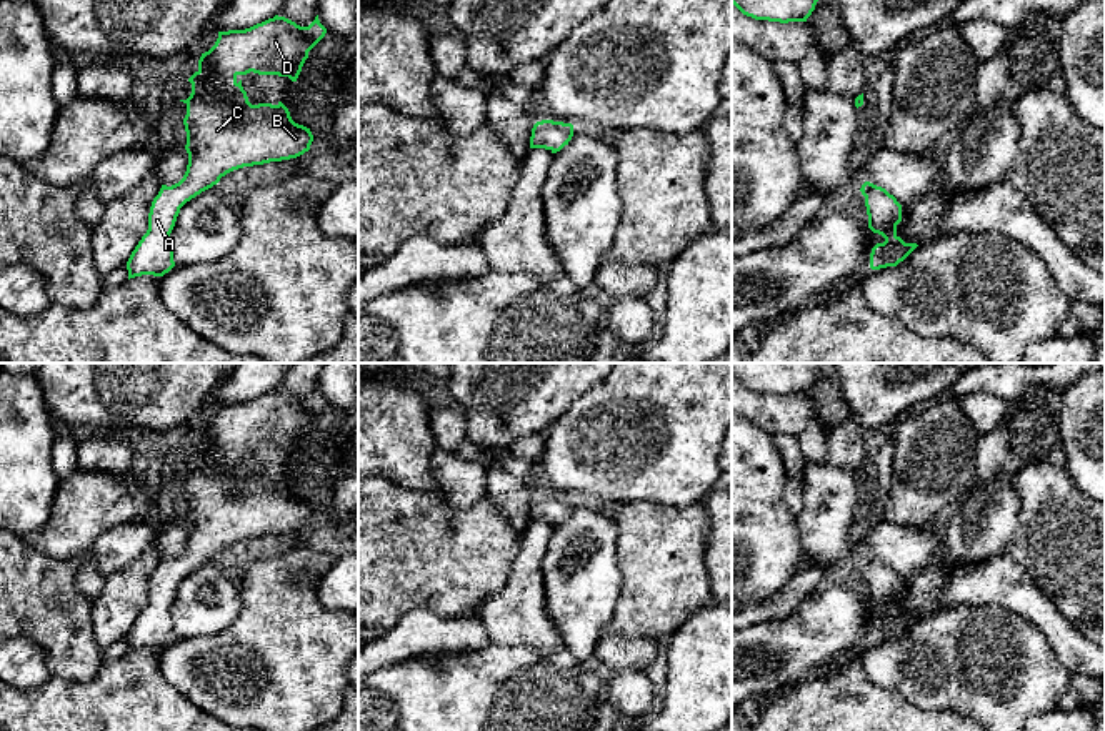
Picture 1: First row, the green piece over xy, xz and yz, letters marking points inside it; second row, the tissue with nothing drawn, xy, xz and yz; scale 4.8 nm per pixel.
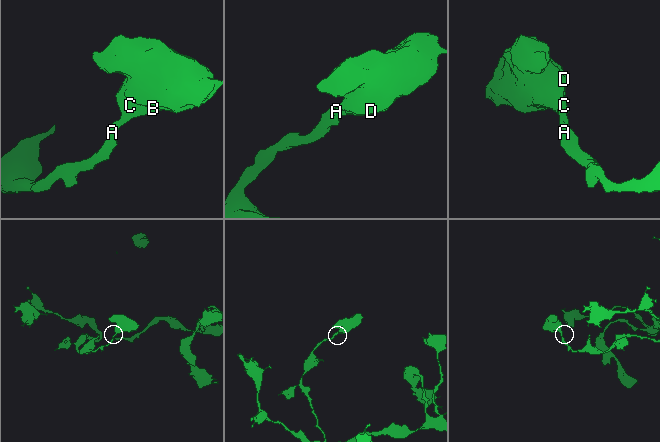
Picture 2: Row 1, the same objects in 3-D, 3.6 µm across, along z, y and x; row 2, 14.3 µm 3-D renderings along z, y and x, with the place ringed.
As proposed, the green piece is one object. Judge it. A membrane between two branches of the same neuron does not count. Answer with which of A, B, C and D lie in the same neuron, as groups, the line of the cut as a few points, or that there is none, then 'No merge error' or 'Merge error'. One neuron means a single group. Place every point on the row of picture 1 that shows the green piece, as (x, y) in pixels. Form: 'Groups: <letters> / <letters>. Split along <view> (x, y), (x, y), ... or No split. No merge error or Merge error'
Groups: A B C D. No split. No merge error

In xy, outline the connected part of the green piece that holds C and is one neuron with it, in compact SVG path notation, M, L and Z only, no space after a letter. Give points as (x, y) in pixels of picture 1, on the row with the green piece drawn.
M275 15L245 30L218 32L215 45L202 53L198 70L188 78L192 83L190 97L180 100L187 105L183 118L185 150L188 153L187 172L178 183L172 186L162 185L153 198L148 230L127 261L128 280L142 275L163 276L175 266L170 233L180 208L187 201L217 185L222 177L233 170L297 158L310 150L313 142L310 128L295 123L282 102L277 105L252 105L242 80L238 82L237 77L253 72L288 77L297 82L308 52L325 33L327 28L320 23L318 15L308 27L300 27L285 17Z

